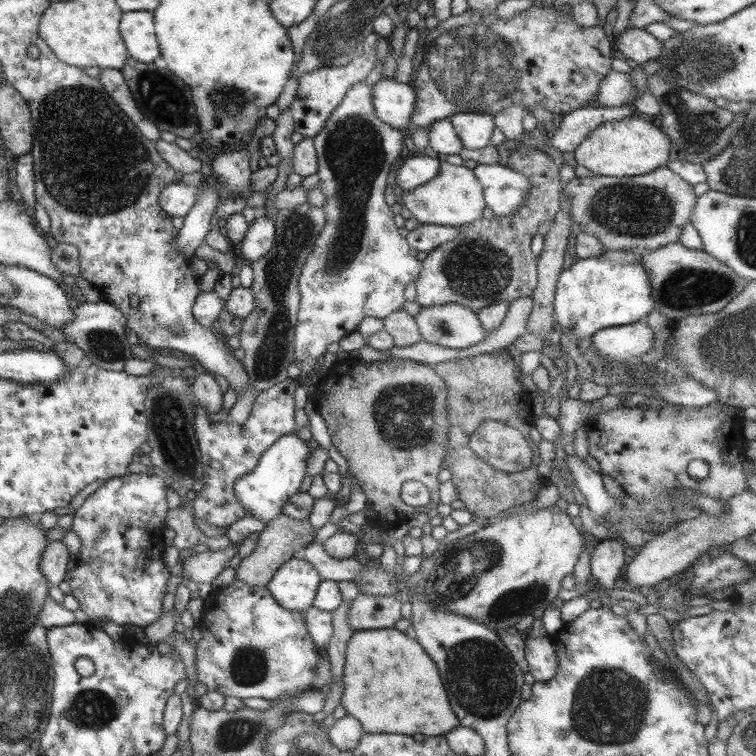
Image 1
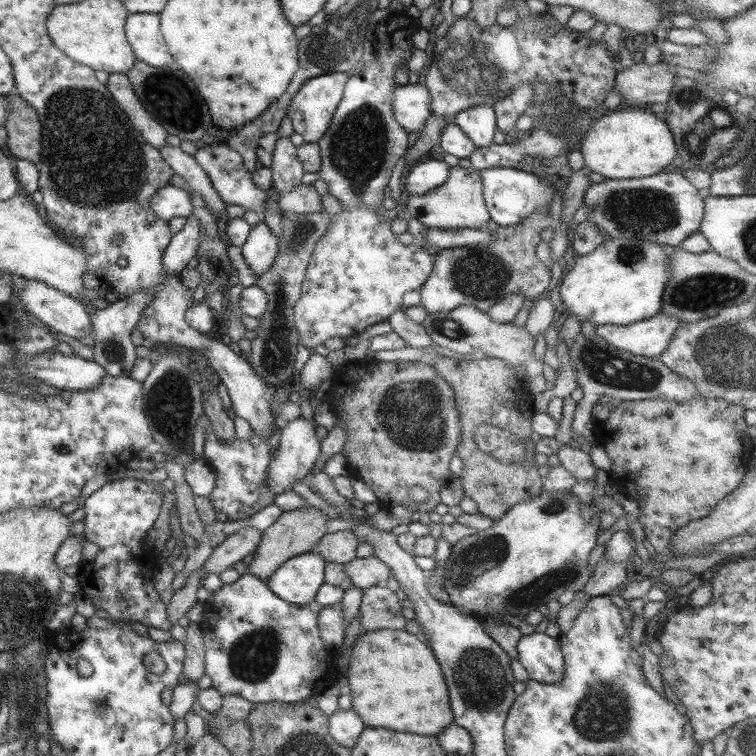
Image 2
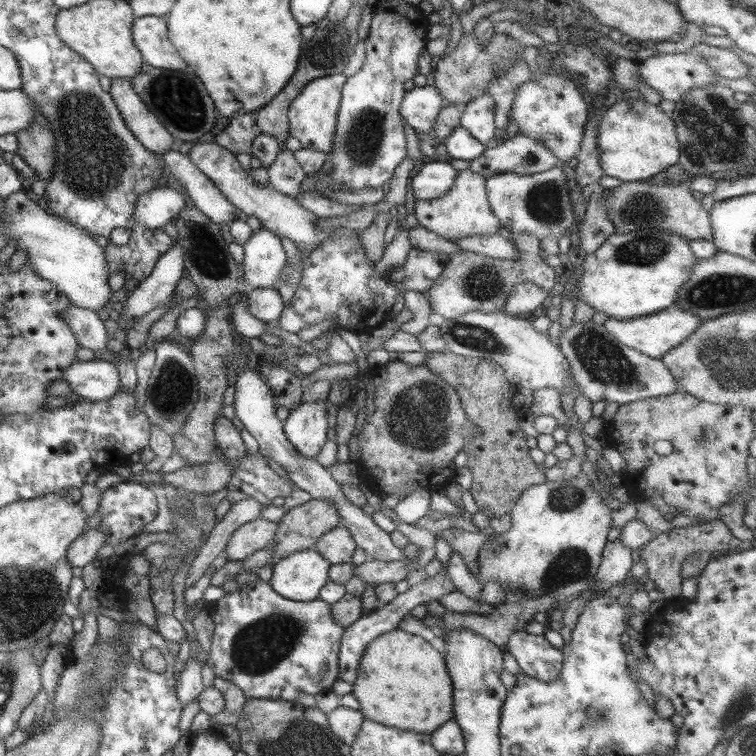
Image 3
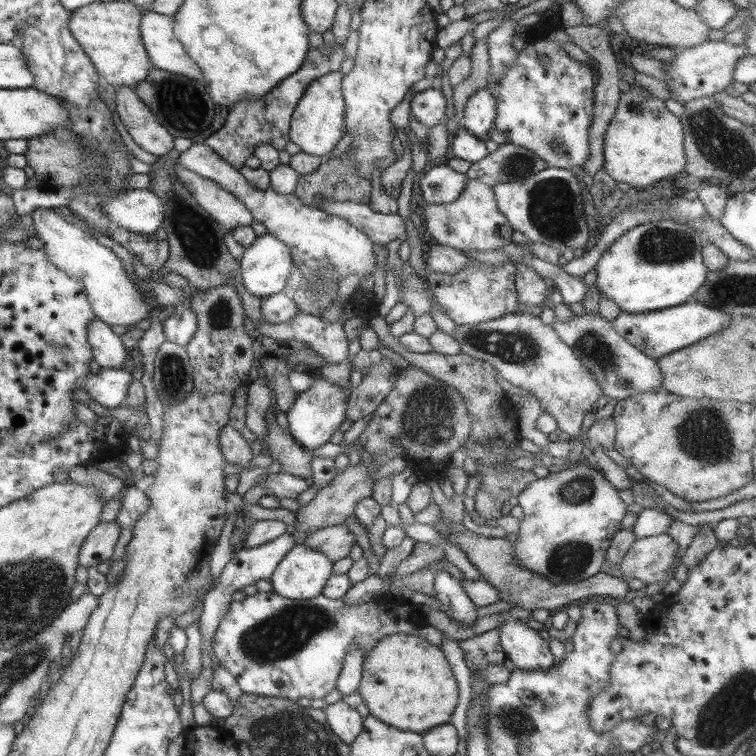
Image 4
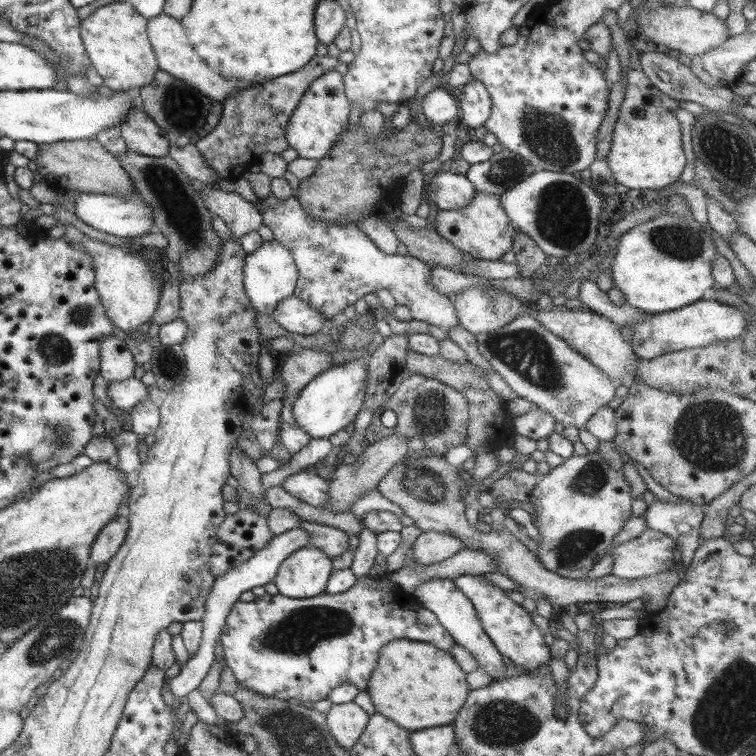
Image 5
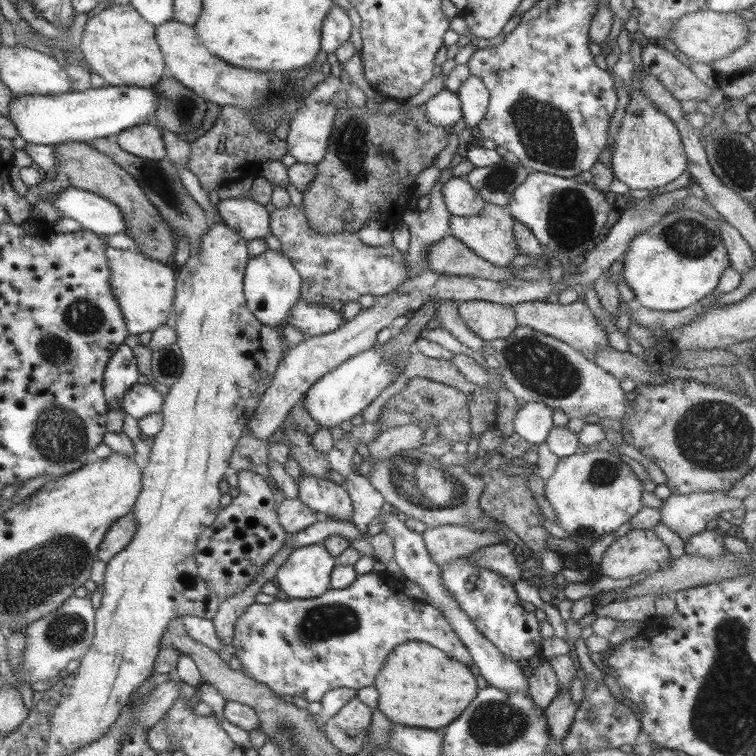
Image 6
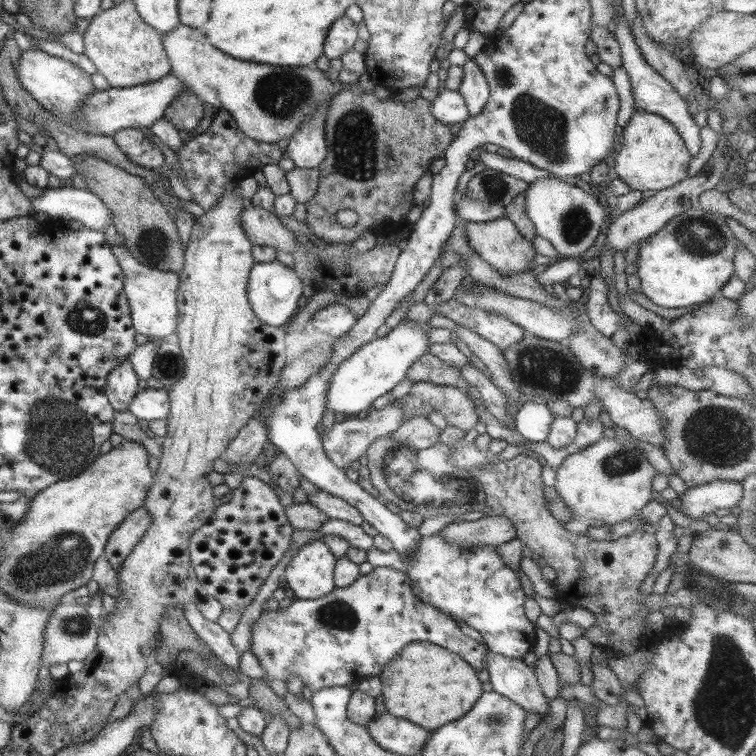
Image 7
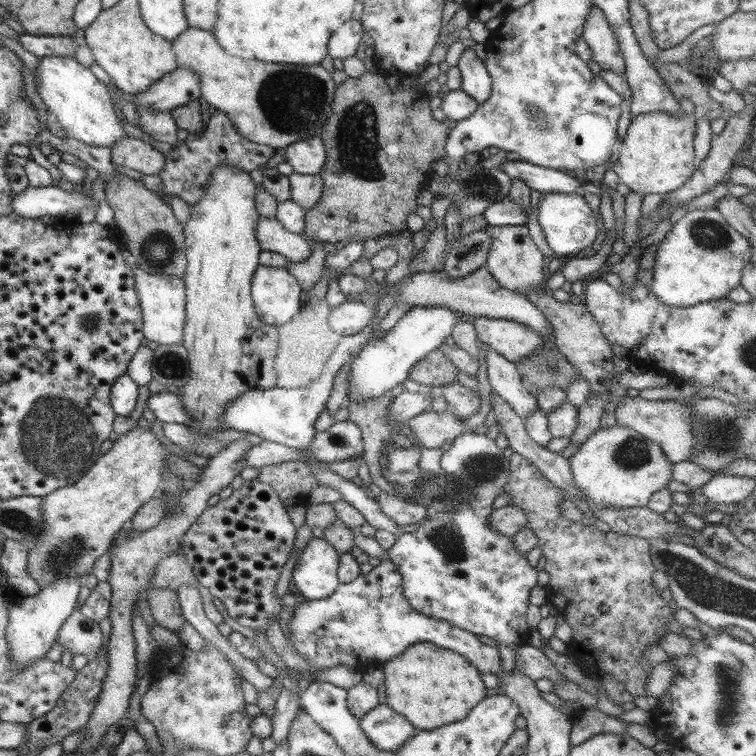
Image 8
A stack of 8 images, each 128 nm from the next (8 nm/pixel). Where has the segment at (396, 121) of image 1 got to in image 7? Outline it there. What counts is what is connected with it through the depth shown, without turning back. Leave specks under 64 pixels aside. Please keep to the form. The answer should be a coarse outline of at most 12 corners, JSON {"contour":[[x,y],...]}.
{"contour":[[439,89],[430,102],[435,120],[452,128],[469,118],[459,93]]}

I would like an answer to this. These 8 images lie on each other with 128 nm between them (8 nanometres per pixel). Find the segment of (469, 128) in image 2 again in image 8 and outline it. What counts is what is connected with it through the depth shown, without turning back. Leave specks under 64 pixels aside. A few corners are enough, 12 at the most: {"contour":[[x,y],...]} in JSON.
{"contour":[[471,47],[456,67],[460,88],[477,105],[490,96],[491,80]]}

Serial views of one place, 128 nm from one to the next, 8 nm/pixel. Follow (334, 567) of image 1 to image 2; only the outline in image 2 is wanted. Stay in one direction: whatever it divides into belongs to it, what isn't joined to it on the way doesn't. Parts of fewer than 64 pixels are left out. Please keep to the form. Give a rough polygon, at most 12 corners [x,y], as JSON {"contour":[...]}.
{"contour":[[373,555],[355,558],[341,573],[359,589],[385,584],[389,567]]}

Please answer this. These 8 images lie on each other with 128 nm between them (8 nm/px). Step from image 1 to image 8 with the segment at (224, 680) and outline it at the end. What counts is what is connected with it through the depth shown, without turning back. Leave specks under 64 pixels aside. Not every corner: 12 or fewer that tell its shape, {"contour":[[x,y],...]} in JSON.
{"contour":[[386,558],[294,606],[317,670],[383,665],[429,641],[497,675],[493,646],[414,611]]}

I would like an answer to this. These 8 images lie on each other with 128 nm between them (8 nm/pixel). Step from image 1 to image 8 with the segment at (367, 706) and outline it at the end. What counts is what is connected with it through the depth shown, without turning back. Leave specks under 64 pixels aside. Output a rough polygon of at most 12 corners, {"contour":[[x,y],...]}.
{"contour":[[429,641],[385,662],[386,706],[416,730],[485,697],[466,658]]}

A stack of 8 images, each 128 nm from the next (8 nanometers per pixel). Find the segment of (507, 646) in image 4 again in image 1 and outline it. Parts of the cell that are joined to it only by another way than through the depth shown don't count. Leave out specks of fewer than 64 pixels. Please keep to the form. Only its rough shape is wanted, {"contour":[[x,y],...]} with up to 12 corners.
{"contour":[[549,635],[525,637],[529,674],[545,682],[556,673],[556,650]]}

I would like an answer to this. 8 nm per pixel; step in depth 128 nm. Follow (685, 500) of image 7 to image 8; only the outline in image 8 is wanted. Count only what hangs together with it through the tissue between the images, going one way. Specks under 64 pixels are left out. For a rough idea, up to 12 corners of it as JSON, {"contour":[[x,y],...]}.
{"contour":[[716,474],[701,486],[713,504],[739,504],[755,479]]}

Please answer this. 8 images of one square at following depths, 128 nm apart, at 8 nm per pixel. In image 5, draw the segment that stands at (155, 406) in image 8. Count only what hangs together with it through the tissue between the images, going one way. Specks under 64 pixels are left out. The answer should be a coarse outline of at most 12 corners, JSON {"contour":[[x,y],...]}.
{"contour":[[131,376],[108,382],[105,396],[127,413],[148,397],[147,386]]}

